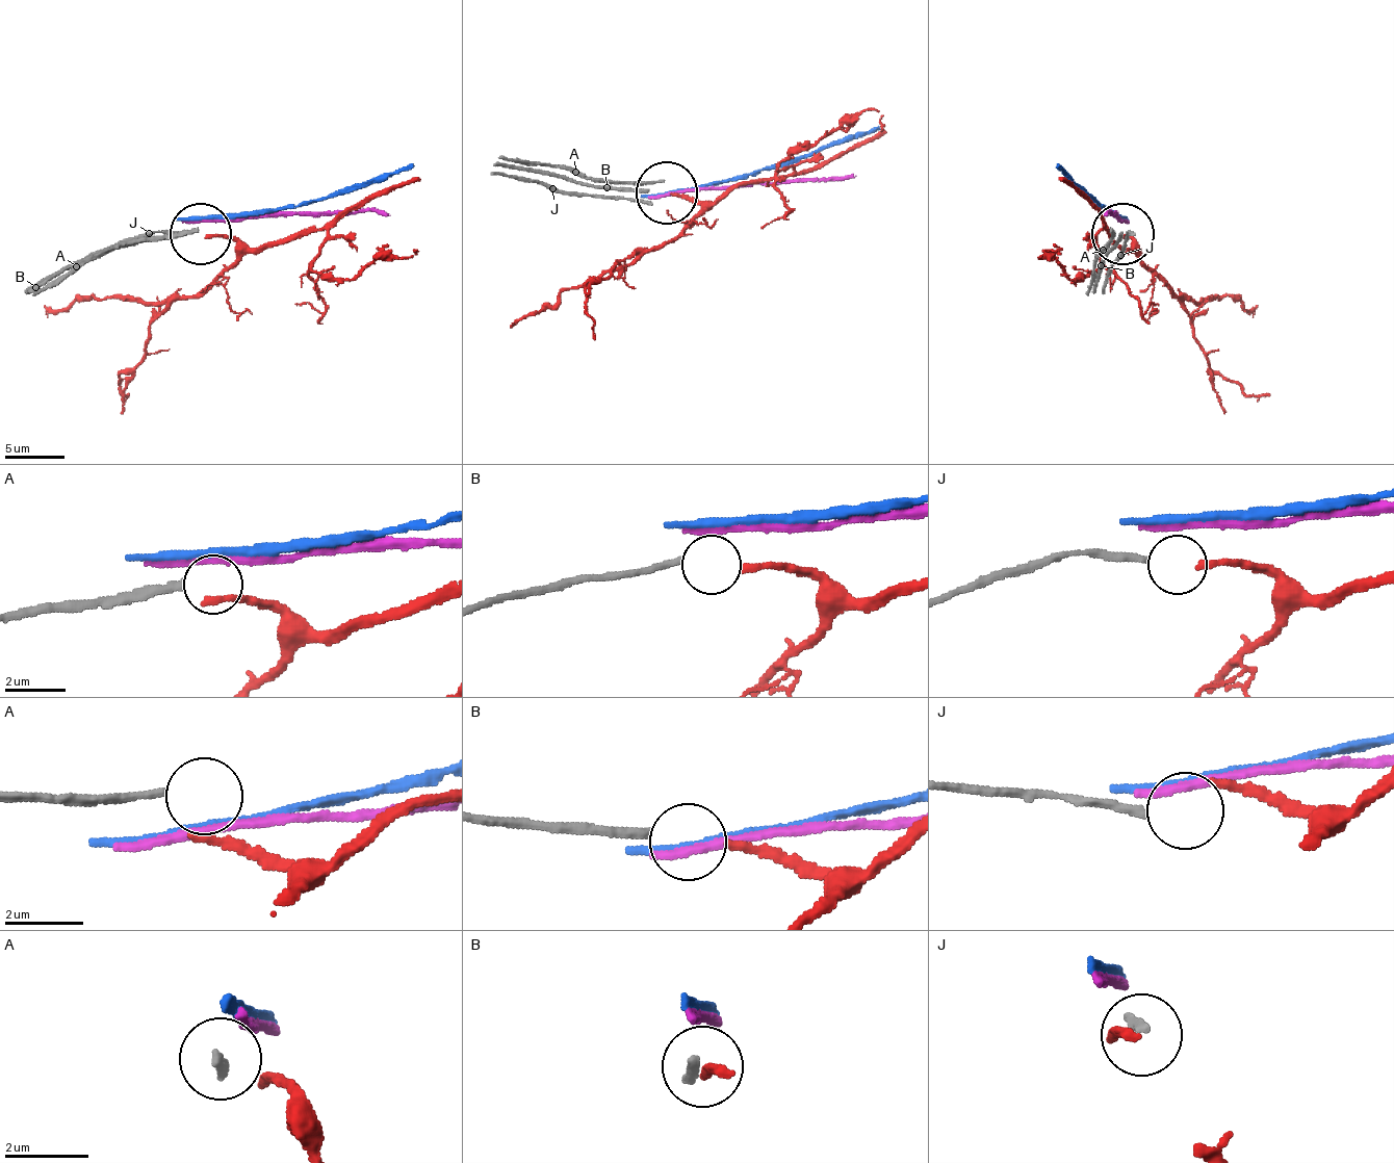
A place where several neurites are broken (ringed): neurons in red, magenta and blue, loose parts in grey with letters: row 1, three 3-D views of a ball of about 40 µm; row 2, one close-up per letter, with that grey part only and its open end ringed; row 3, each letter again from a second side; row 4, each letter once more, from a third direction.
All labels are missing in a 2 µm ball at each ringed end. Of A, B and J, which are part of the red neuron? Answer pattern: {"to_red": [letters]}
{"to_red": []}

